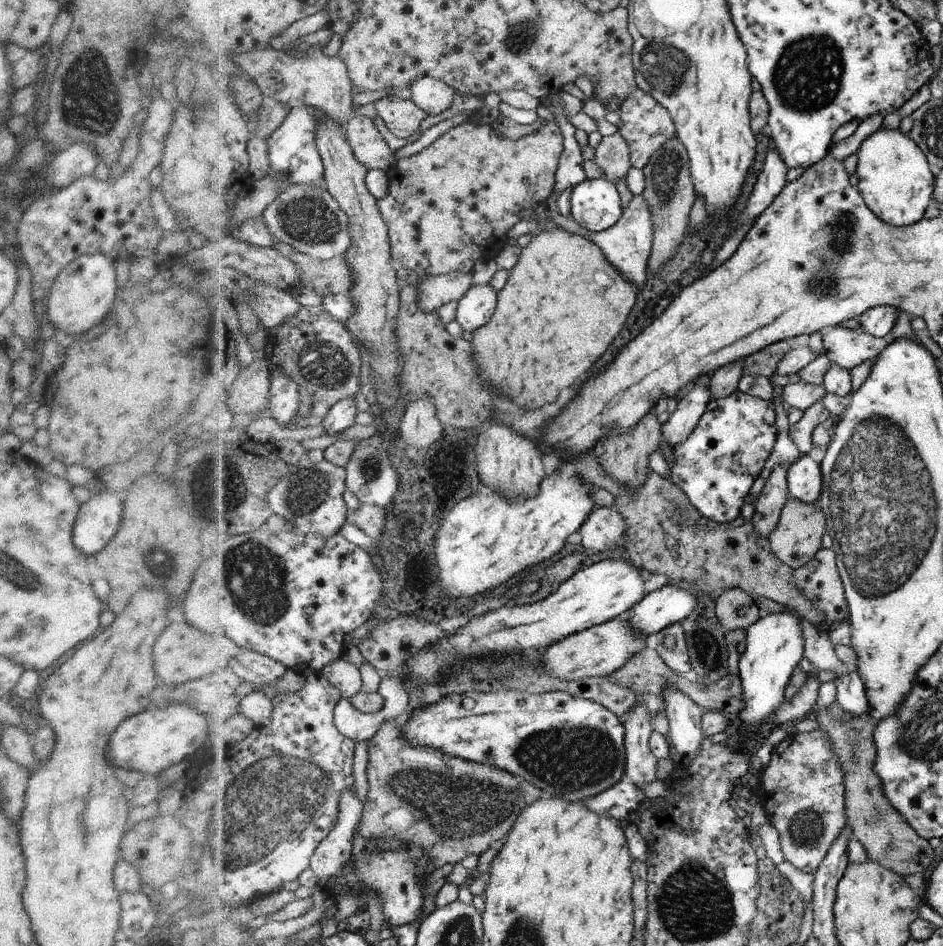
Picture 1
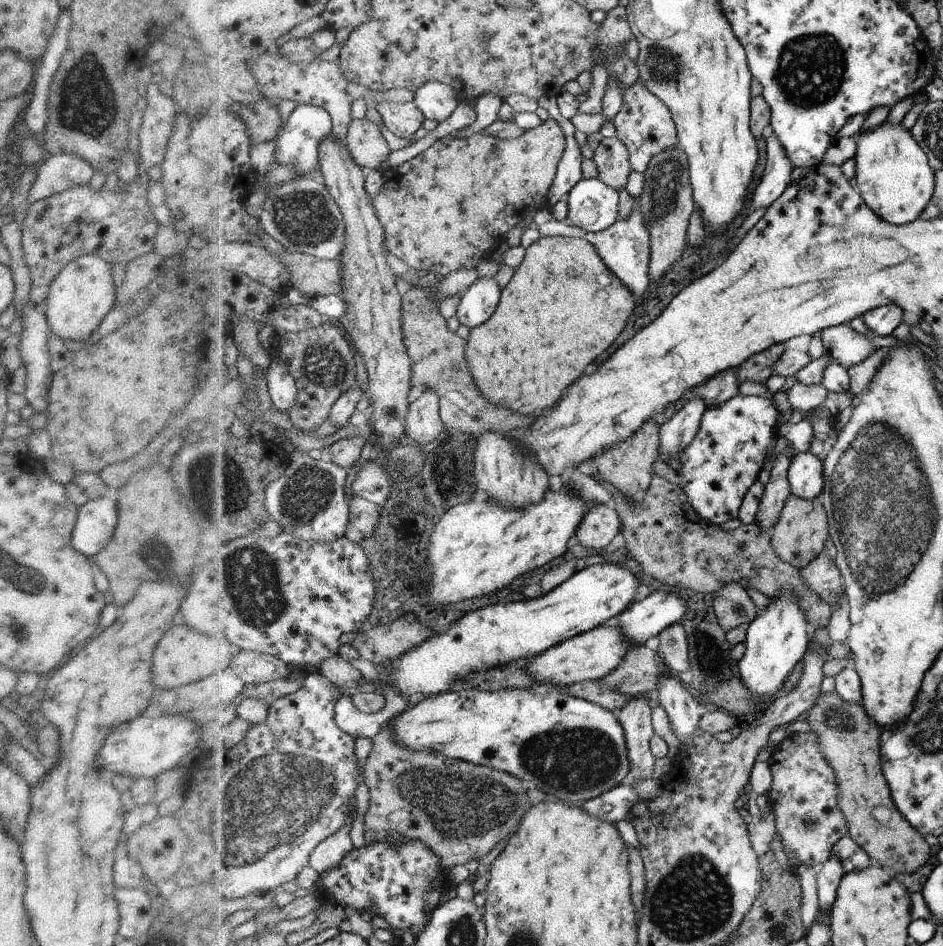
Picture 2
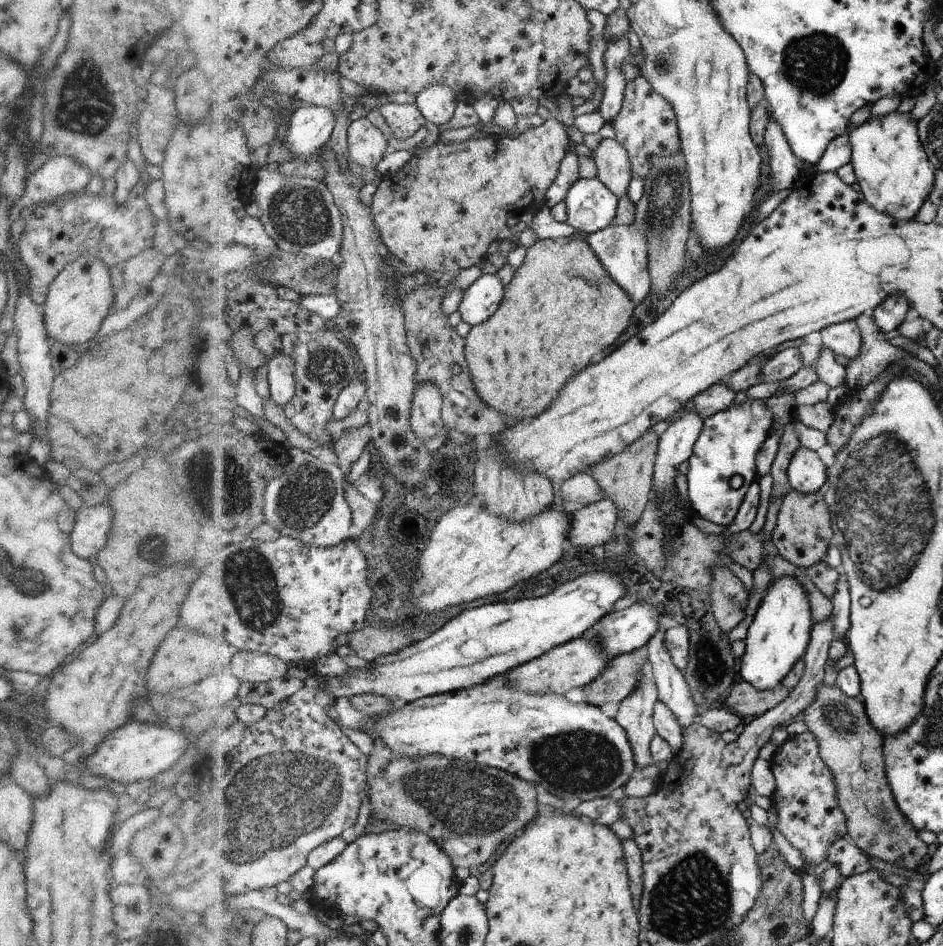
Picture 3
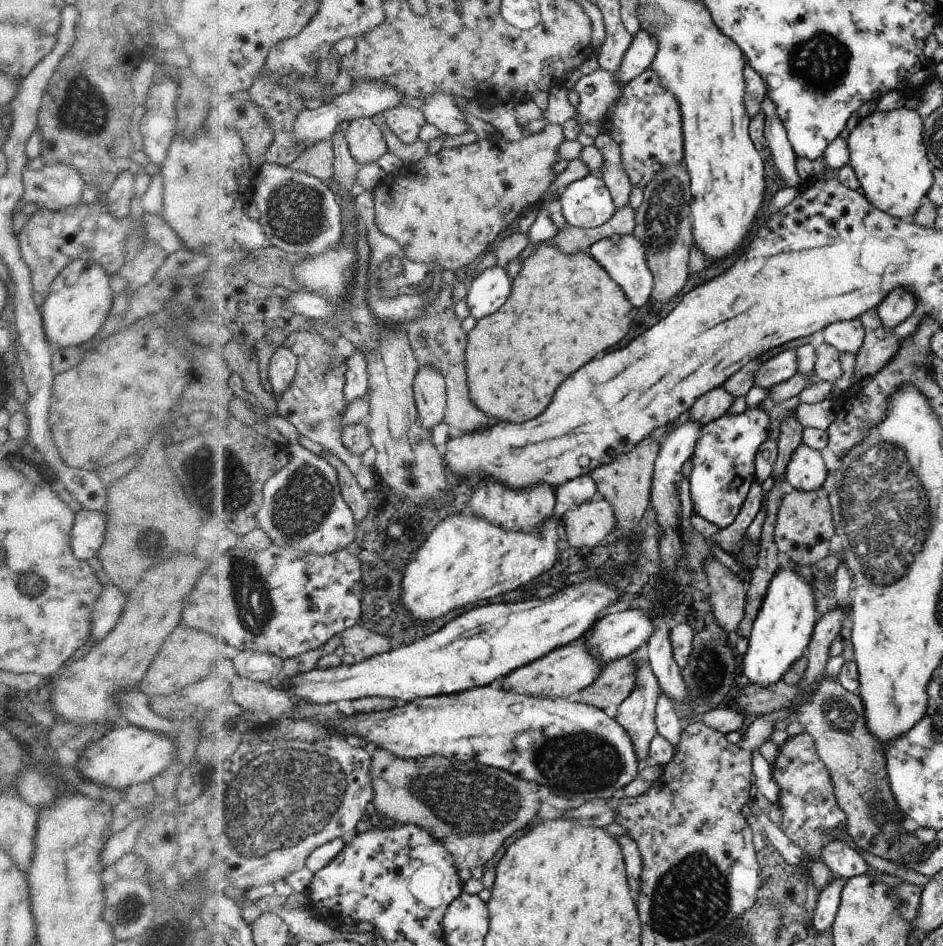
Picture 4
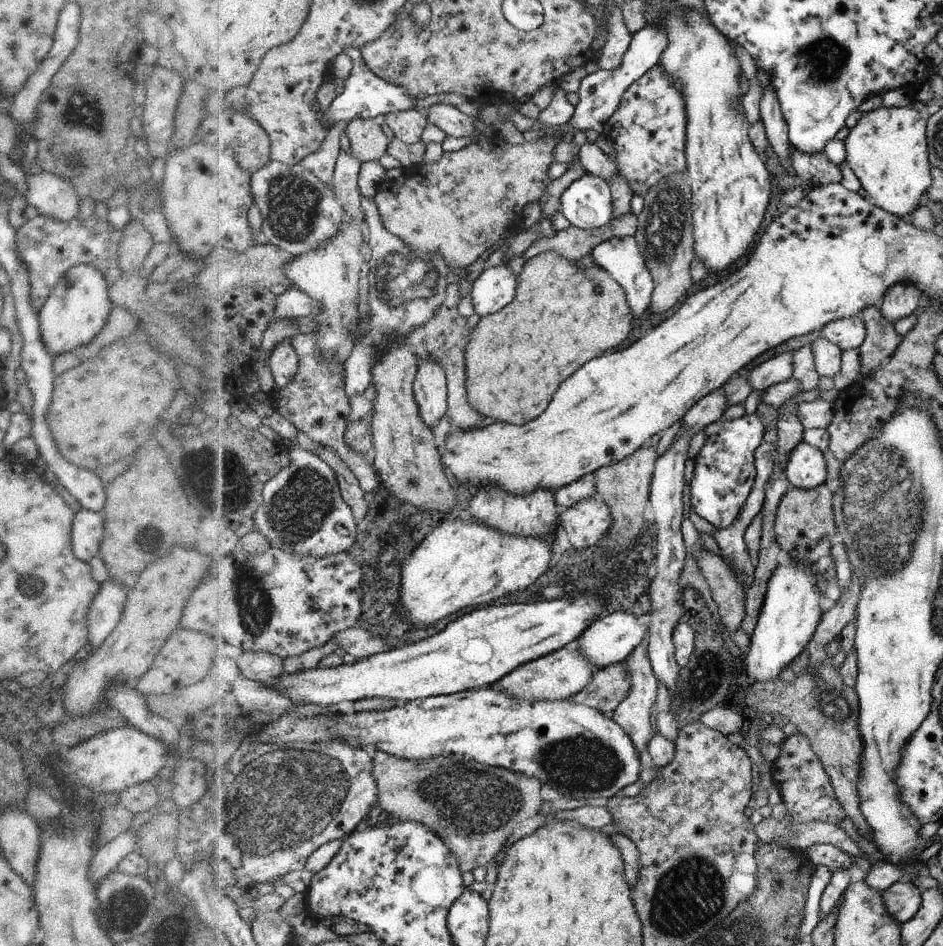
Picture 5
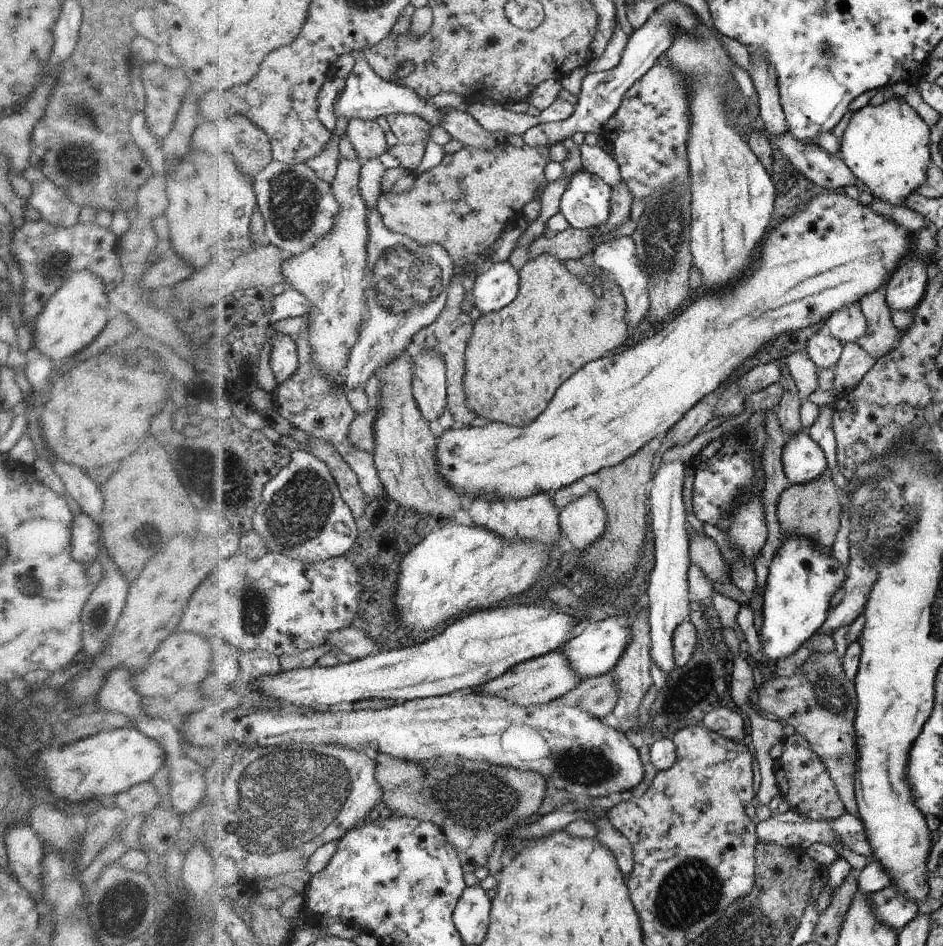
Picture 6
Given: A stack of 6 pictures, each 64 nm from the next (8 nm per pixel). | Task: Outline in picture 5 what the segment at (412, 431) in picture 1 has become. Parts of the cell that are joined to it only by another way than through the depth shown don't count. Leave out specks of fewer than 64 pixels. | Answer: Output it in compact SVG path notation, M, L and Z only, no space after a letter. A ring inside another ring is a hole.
M421 360L415 394L422 417L430 428L448 414L448 378L436 360Z

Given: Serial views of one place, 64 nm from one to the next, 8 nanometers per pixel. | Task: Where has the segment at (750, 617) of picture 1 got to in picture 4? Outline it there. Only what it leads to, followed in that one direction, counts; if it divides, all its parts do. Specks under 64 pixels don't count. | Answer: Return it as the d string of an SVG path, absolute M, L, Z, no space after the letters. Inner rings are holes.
M713 555L703 560L703 571L710 585L710 603L717 623L734 636L745 615L747 585Z

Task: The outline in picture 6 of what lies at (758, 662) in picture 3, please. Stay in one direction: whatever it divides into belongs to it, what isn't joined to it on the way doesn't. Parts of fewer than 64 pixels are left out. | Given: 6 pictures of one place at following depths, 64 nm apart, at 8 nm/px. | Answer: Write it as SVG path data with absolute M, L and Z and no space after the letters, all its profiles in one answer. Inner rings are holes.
M804 536L783 538L782 546L767 567L770 572L763 594L763 627L758 635L762 654L776 664L778 660L792 656L825 624L830 600L842 588L847 568Z

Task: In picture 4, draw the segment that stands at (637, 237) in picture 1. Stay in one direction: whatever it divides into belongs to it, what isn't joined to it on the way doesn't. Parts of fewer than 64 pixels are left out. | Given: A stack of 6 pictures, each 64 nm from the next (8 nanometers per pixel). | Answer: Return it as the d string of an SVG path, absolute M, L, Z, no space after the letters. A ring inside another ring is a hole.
M633 234L612 235L595 242L589 248L588 253L621 285L635 308L640 308L640 306L644 306L648 302L650 292L653 289L653 272L649 269L648 258L645 256L645 247L637 237Z

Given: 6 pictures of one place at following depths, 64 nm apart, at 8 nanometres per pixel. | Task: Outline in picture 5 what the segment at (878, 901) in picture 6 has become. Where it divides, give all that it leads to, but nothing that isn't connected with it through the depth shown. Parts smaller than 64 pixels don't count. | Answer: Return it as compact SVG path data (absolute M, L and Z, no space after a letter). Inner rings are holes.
M907 879L897 881L882 891L886 910L900 925L910 921L920 910L921 894L922 892Z

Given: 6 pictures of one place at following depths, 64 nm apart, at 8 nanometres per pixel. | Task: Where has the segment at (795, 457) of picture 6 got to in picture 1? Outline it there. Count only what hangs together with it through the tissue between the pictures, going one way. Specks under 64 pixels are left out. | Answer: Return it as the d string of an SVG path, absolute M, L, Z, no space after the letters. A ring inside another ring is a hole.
M804 454L790 466L787 472L788 496L804 504L812 504L822 492L821 466Z

